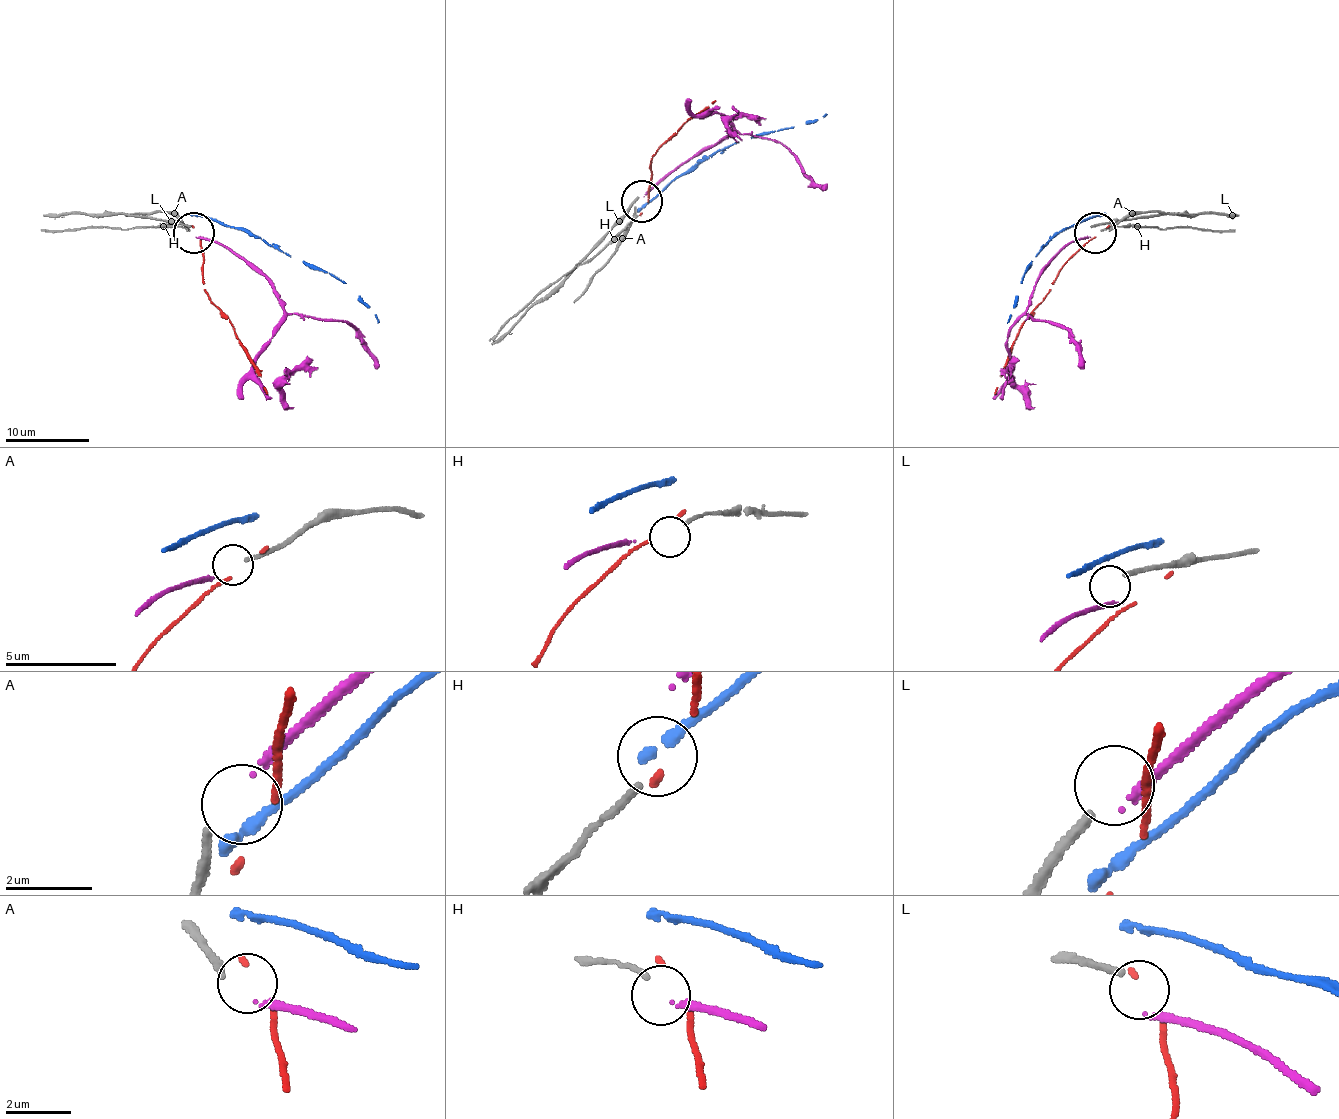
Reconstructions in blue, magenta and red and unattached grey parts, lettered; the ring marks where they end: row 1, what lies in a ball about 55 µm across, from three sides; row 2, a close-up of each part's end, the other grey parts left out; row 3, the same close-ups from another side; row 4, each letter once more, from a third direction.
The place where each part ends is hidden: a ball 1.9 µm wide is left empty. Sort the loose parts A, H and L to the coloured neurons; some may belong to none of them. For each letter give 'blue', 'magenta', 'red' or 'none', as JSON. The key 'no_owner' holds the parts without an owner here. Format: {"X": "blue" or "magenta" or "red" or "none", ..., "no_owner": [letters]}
{"A": "magenta", "H": "none", "L": "none", "no_owner": ["H", "L"]}

